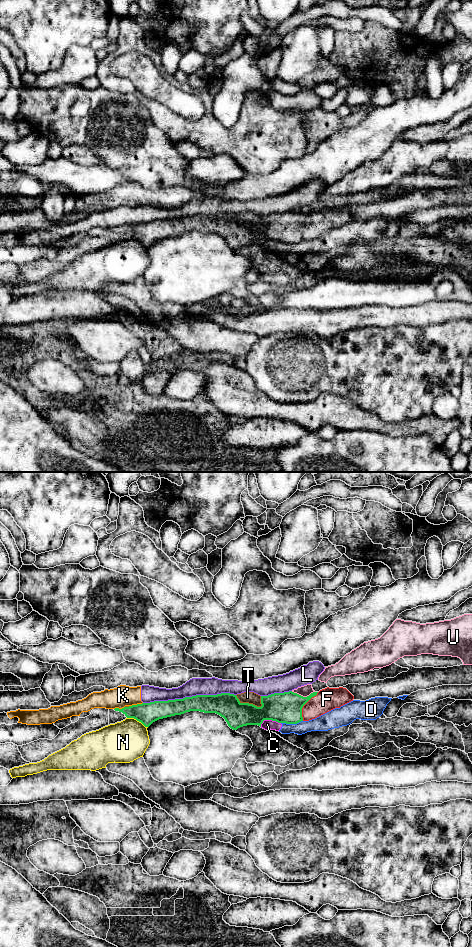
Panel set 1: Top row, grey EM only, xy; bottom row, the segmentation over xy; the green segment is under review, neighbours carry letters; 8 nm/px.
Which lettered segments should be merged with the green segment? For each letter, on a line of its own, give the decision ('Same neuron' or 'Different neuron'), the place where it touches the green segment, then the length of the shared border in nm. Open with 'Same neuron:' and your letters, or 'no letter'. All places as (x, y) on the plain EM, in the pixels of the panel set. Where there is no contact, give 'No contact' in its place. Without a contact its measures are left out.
Same neuron: F
C: Different neuron. Touches green at xy (269, 239). Shared border 170 nm
D: Different neuron. Touches green at xy (291, 243). Shared border 180 nm
F: Same neuron. Touches green at xy (303, 225). Shared border 260 nm
K: Different neuron. Touches green at xy (135, 225). Shared border 120 nm
L: Different neuron. Touches green at xy (189, 217). Shared border 750 nm
N: Different neuron. Touches green at xy (137, 240). Shared border 190 nm
T: Different neuron. Touches green at xy (248, 223). Shared border 240 nm
U: Different neuron. Touches green at xy (302, 216). Shared border 190 nm

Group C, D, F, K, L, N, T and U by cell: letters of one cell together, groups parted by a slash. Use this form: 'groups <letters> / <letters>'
groups C D N / F / K L / T / U

